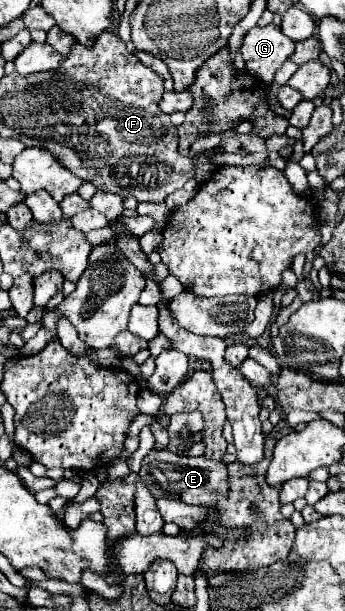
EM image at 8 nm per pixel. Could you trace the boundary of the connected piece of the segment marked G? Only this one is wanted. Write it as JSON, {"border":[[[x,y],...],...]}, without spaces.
{"border":[[[268,24],[262,28],[254,26],[244,34],[240,46],[246,70],[264,84],[272,82],[274,72],[284,64],[284,60],[292,52],[294,52],[294,42],[286,38],[282,28],[276,24]]]}

